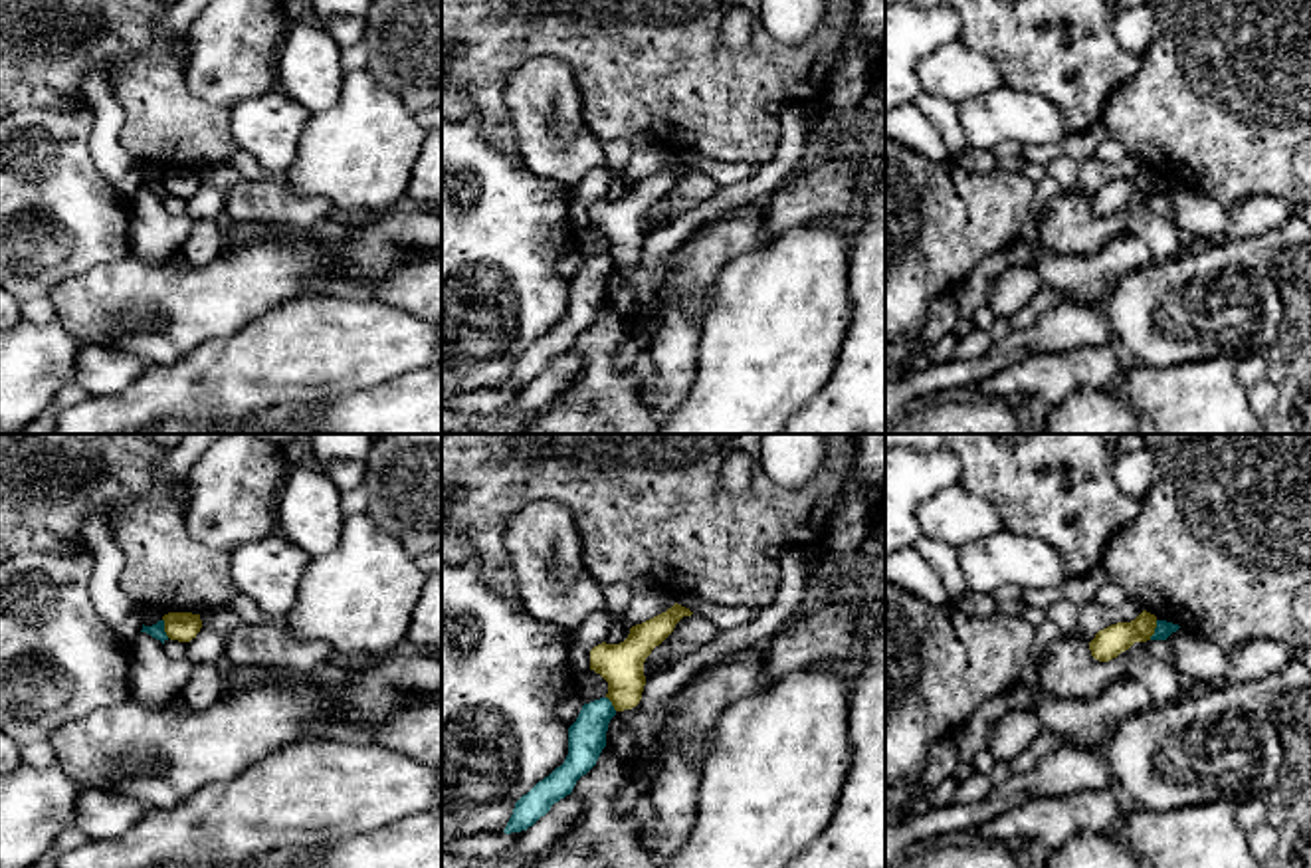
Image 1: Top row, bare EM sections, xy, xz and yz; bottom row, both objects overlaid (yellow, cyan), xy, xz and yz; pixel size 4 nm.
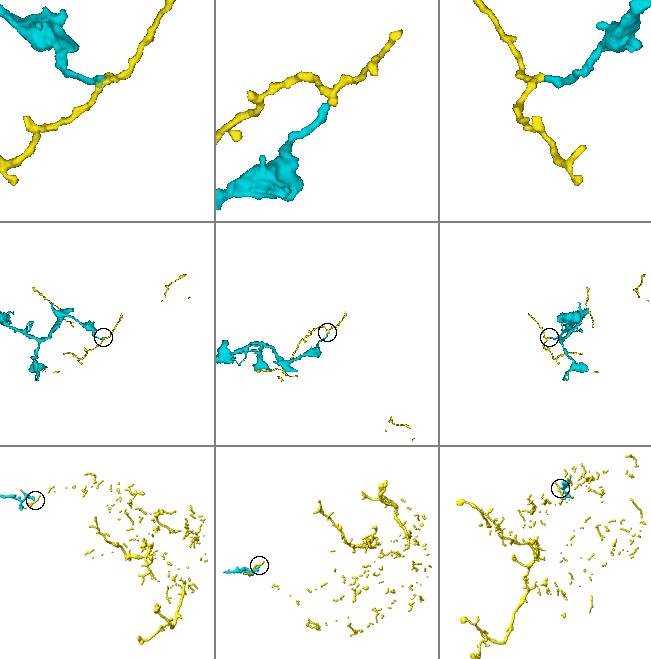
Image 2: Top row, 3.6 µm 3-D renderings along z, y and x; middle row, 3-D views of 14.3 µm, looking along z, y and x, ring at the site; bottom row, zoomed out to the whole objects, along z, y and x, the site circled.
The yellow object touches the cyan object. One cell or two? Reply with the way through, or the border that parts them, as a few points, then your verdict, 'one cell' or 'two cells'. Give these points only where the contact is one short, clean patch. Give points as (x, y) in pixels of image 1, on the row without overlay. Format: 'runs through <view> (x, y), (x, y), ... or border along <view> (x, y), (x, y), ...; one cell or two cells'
border along yz (1157, 177), (1155, 189), (1149, 195); two cells

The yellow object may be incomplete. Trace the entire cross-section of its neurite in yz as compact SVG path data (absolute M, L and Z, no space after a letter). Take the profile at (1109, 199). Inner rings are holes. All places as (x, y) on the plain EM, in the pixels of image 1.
M1143 166L1131 178L1111 180L1095 190L1089 198L1091 212L1099 218L1109 218L1121 208L1129 206L1135 198L1147 198L1155 190L1157 172Z

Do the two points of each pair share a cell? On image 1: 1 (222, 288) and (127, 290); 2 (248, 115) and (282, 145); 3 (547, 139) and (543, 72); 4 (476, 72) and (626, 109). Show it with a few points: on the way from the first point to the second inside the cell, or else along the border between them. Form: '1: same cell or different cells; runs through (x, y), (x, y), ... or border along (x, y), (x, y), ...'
1: same cell; runs through (199, 290), (151, 290)
2: same cell; runs through (256, 123), (274, 137)
3: same cell; runs through (543, 123), (543, 88)
4: same cell; runs through (515, 44), (567, 44), (593, 70)

